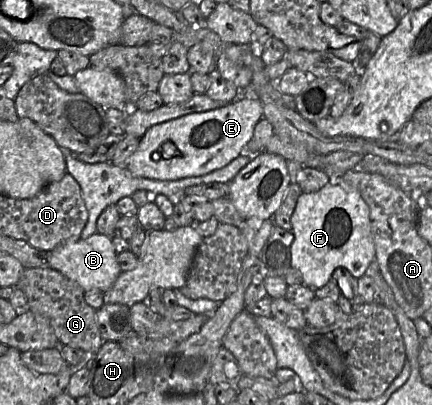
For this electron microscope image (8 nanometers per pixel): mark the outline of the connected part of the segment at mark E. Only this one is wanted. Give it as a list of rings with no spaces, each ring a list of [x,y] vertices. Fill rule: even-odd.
[[[243,98],[218,109],[188,114],[156,124],[140,139],[138,149],[130,156],[125,167],[136,177],[161,181],[206,175],[225,167],[245,153],[256,124],[264,118],[263,112],[263,105],[259,100]],[[167,143],[175,147],[177,155],[164,155]]]

